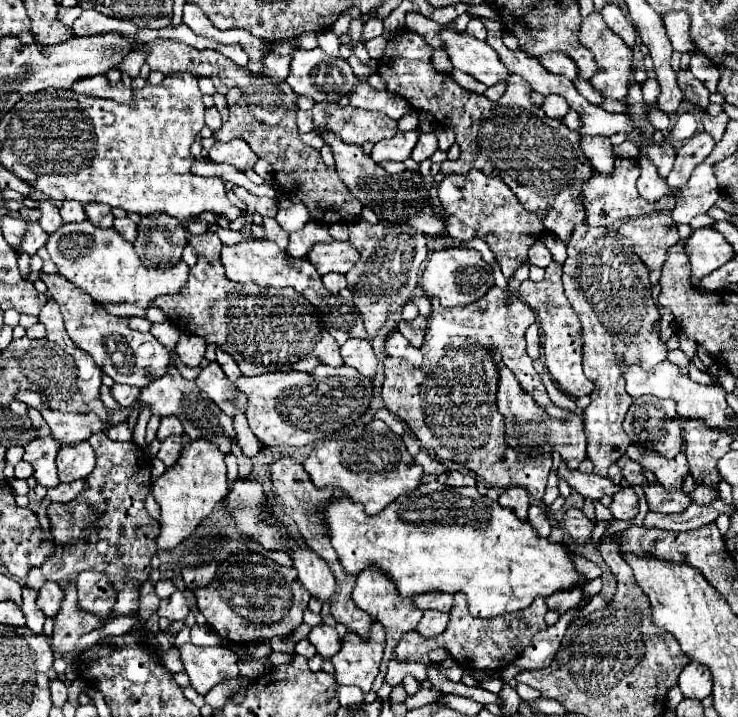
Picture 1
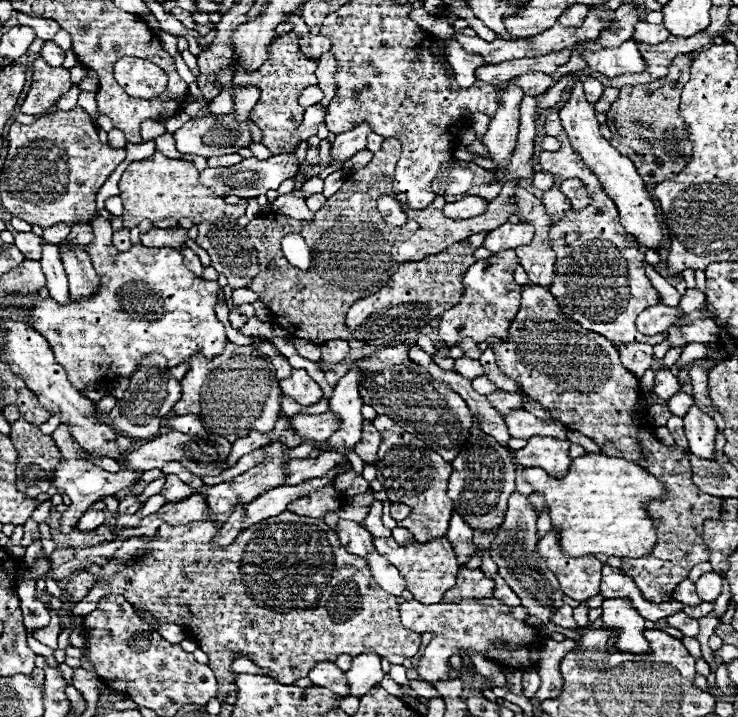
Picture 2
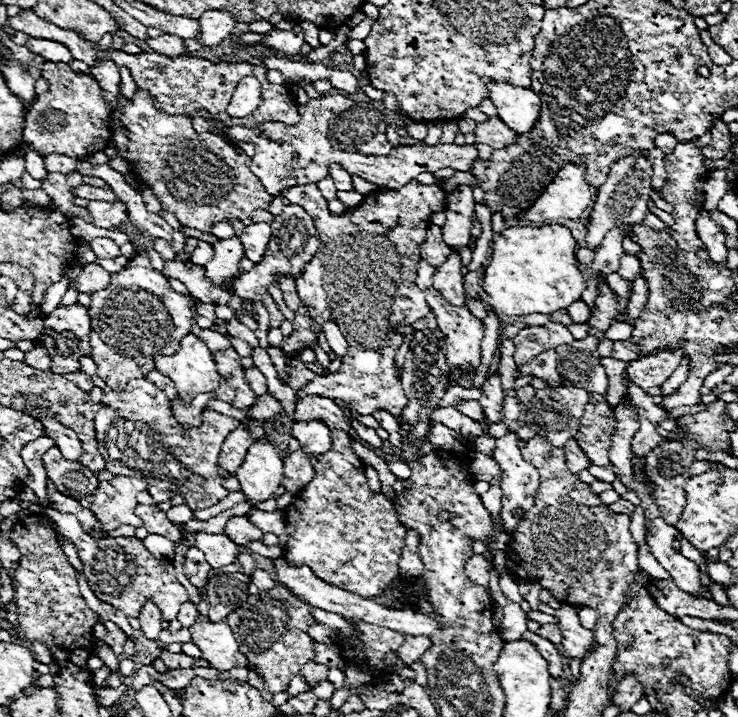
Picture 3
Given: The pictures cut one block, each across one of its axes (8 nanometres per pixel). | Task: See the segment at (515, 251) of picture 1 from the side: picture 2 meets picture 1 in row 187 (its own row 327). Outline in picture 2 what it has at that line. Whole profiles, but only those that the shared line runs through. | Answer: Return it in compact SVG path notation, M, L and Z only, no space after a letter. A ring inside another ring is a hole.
M500 250L488 260L478 260L468 268L468 272L464 272L464 294L460 302L440 316L438 332L444 346L450 348L464 338L472 338L476 342L488 338L508 340L508 326L520 308L522 286L514 282L514 270L518 264L520 262L514 250Z

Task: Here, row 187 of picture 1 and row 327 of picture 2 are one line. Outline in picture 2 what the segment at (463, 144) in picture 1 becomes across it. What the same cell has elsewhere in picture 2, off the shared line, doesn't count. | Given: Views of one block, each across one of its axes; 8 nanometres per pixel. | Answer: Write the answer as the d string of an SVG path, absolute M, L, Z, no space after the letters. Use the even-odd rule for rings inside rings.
M528 284L522 286L520 310L508 328L508 340L494 338L492 344L462 340L456 346L462 348L466 358L480 358L484 350L492 348L498 368L522 388L524 396L556 412L552 416L568 426L568 430L592 438L602 454L636 462L666 486L664 500L646 502L658 534L652 554L644 558L622 558L622 572L638 584L646 600L656 604L672 600L674 588L688 578L688 572L696 564L708 562L710 552L704 550L700 538L702 526L708 518L720 518L722 500L700 492L692 484L692 470L684 448L676 444L664 446L656 440L652 428L640 428L650 426L648 418L642 418L642 412L638 412L642 410L640 380L620 364L614 344L572 322L548 288Z

